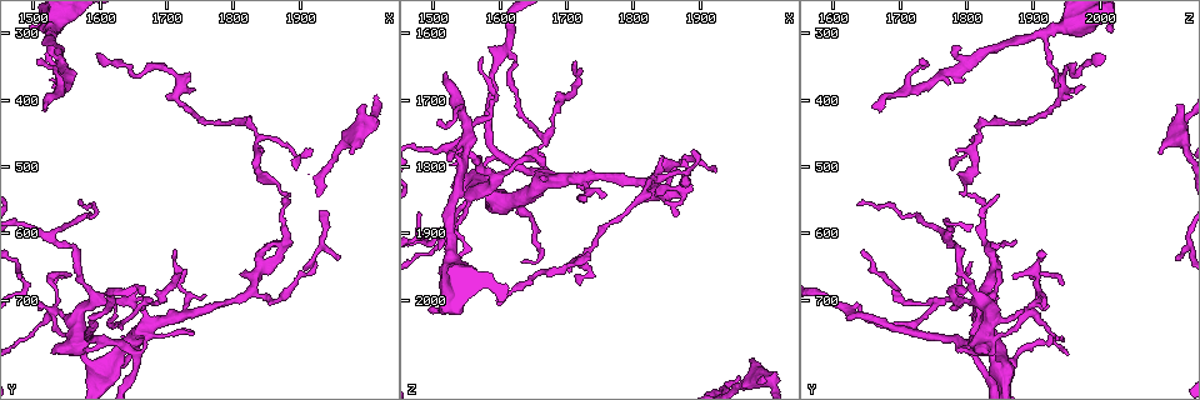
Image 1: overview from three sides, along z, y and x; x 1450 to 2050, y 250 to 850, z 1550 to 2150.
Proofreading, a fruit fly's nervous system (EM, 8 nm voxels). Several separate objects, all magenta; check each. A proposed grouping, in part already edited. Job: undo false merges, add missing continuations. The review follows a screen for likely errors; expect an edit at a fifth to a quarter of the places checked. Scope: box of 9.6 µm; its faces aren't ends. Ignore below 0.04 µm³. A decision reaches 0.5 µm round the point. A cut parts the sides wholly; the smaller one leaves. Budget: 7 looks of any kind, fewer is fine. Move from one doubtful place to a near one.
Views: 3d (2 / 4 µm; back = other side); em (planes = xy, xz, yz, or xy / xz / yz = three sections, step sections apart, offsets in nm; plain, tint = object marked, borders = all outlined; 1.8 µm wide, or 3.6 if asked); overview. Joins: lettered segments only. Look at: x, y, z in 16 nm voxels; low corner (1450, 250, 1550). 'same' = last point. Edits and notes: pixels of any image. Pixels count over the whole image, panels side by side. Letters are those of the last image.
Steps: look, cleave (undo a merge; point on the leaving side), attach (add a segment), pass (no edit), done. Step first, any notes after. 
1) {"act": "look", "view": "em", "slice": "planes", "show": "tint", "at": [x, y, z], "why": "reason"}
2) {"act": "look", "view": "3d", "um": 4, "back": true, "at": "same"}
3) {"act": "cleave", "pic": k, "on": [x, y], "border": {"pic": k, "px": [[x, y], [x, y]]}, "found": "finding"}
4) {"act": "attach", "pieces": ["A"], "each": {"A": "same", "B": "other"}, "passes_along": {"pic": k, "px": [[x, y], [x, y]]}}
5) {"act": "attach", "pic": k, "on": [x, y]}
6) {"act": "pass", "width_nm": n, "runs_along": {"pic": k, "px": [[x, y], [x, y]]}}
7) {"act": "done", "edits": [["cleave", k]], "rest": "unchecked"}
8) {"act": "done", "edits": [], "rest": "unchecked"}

{"act": "look", "view": "em", "slice": "planes", "show": "borders", "at": [1495, 295, 2015], "why": "free end"}

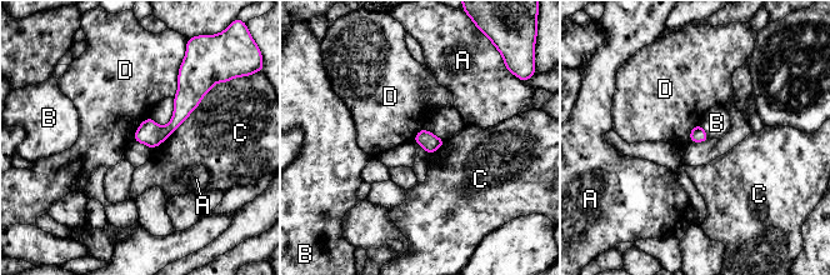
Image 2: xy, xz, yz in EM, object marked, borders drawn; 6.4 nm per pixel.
{"act": "pass", "each": {"A": "other", "B": "other", "C": "other", "D": "other"}, "border": {"pic": 2, "px": [[700, 124], [710, 138]]}, "found": "no lettered segment goes on from it"}

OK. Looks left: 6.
{"act": "look", "view": "em", "slice": "planes", "show": "borders", "at": [1530, 720, 1890], "why": "branch point"}

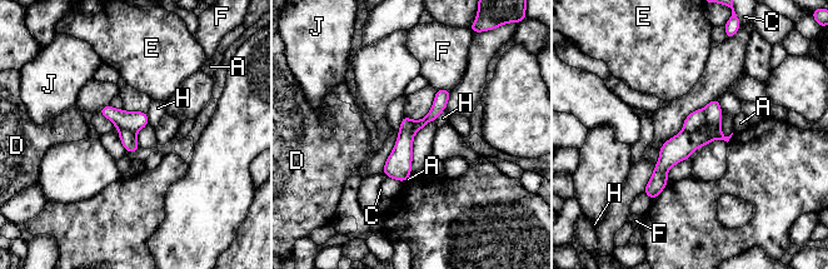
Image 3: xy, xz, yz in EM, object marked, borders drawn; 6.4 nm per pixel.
{"act": "cleave", "pic": 3, "on": [681, 147], "each": {"A": "other", "C": "other", "D": "other", "E": "other", "F": "other", "H": "other", "J": "other"}, "border": {"pic": 3, "px": [[704, 109], [704, 123], [683, 130]]}, "found": "a second neuron is stuck on"}

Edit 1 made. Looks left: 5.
{"act": "look", "view": "overview"}

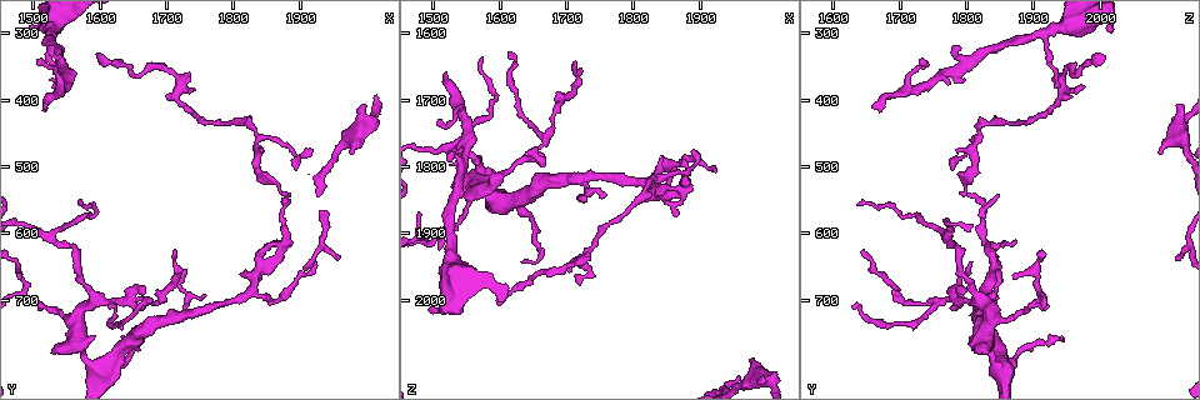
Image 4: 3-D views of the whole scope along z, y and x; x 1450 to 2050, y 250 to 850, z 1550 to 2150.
{"act": "look", "view": "em", "slice": "xy", "step": 16, "show": "tint", "at": [1665, 700, 1775], "why": "thin neck"}

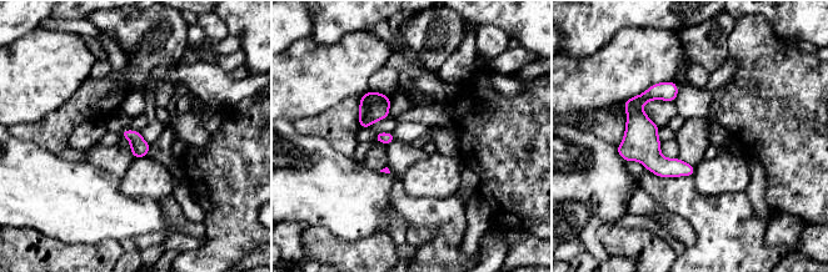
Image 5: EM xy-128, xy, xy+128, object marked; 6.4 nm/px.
{"act": "look", "view": "em", "slice": "xz", "step": 4, "show": "borders", "at": "same"}

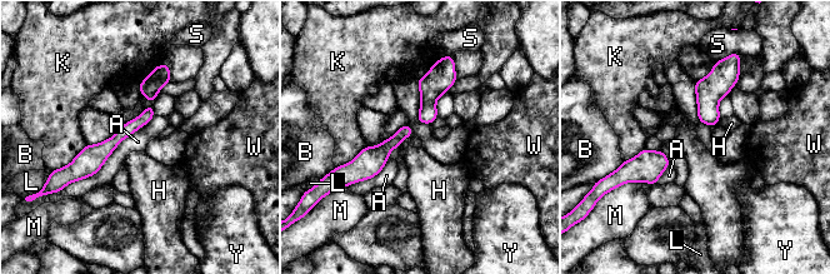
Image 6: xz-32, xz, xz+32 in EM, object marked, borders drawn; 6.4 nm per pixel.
{"act": "pass", "longest_contact_nm": ["A", 600], "each": {"A": "other", "B": "other", "H": "other", "K": "other", "L": "other", "M": "other", "S": "other", "W": "other", "Y": "other"}, "runs_along": {"pic": 6, "px": [[150, 111], [123, 131], [75, 177]]}, "found": "continuous, no second neuron"}

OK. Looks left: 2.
{"act": "done", "edits": [["cleave", 3]], "rest": "unchecked"}

